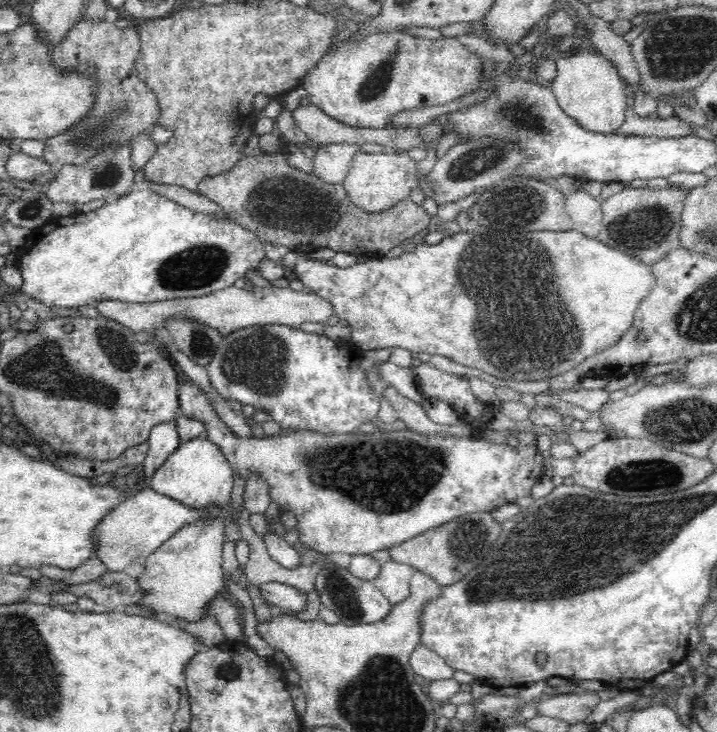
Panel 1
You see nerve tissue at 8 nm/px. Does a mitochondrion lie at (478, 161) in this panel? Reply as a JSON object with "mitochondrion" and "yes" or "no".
{"mitochondrion":"yes"}

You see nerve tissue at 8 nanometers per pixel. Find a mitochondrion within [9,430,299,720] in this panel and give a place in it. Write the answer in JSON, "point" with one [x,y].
{"point":[228,671]}

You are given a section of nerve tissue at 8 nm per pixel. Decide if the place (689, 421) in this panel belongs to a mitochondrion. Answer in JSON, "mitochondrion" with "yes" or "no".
{"mitochondrion":"yes"}

